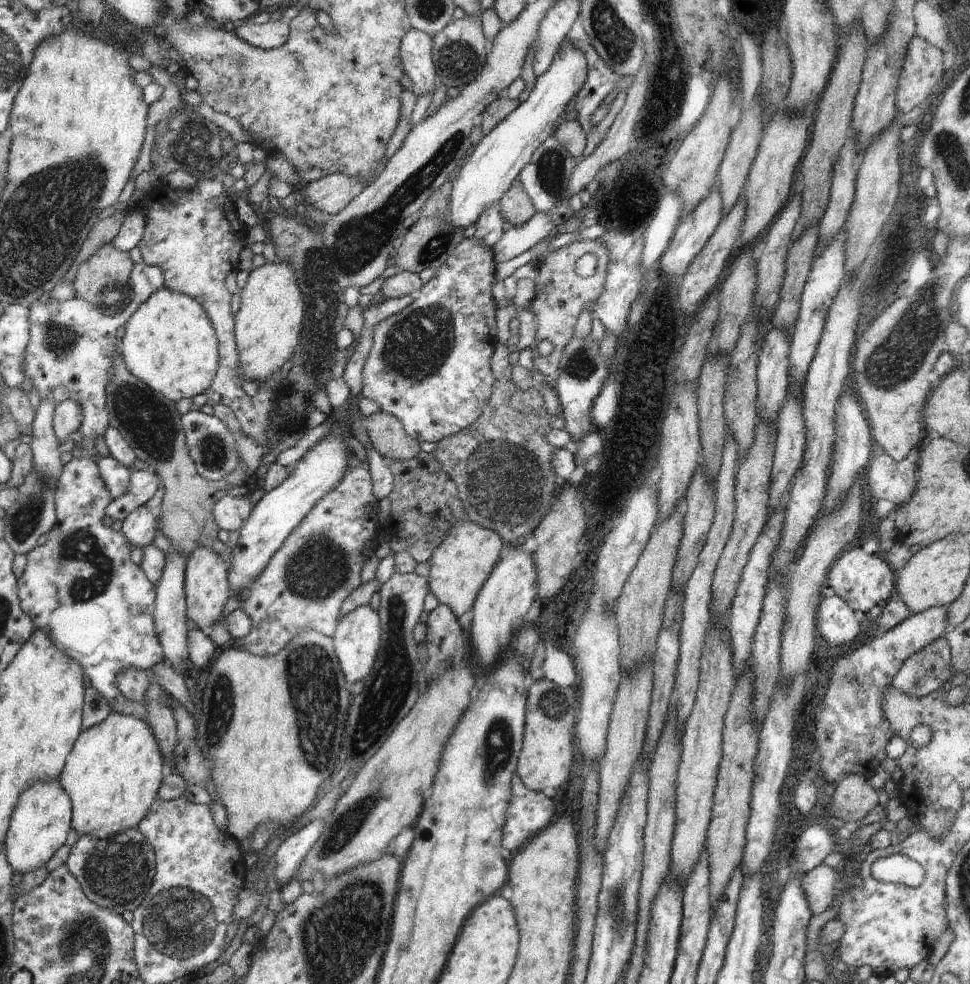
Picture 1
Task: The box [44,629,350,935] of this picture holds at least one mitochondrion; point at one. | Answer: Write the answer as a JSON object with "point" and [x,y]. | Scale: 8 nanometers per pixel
{"point":[313,690]}

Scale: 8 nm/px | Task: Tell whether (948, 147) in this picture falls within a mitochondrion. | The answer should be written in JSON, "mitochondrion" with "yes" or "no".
{"mitochondrion":"yes"}

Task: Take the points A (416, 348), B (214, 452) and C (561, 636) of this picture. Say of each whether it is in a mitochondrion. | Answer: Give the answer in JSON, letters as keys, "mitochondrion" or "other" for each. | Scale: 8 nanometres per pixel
{"A":"mitochondrion","B":"mitochondrion","C":"other"}

